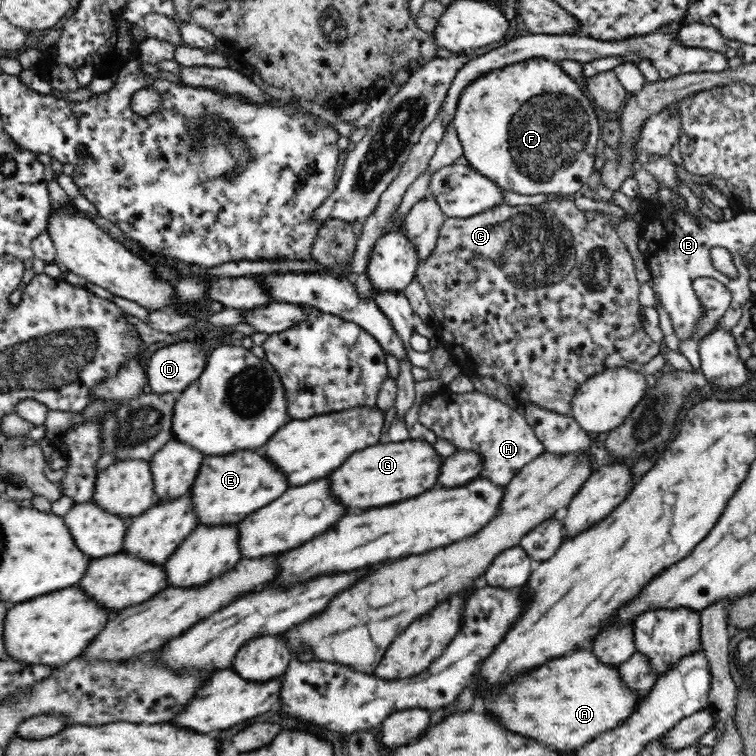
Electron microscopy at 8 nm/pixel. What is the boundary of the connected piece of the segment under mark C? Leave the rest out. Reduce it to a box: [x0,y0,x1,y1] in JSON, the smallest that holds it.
[415,197,660,415]

